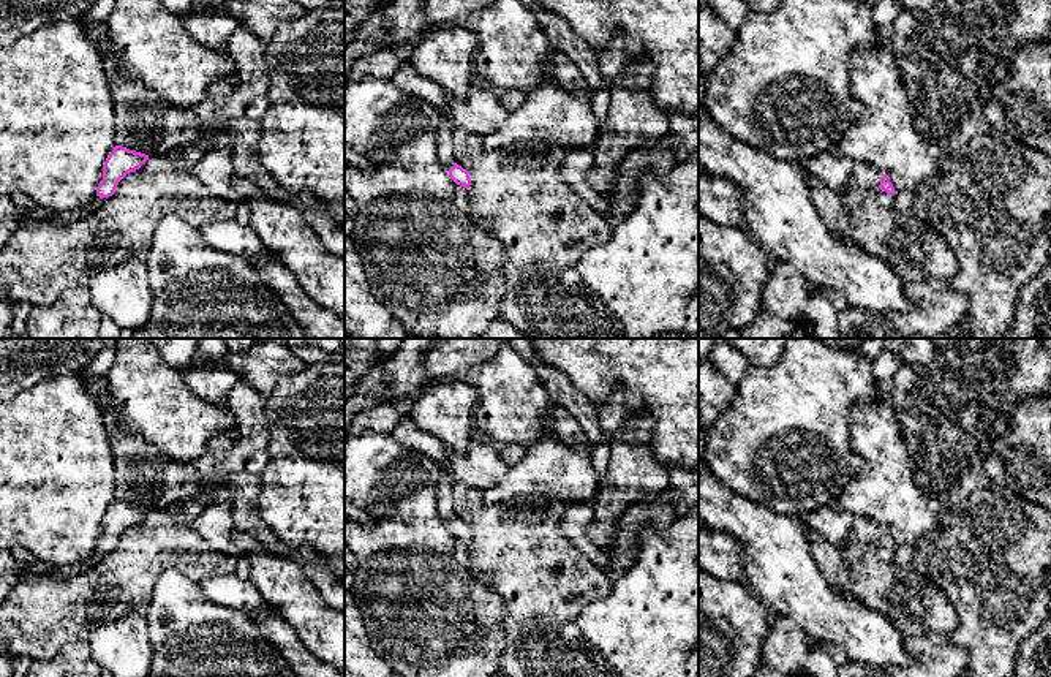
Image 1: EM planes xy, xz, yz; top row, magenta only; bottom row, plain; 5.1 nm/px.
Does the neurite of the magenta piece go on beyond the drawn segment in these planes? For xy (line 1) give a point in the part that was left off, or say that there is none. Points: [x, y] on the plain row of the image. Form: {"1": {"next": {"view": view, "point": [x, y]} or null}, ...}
{"1": {"next": {"view": "xy", "point": [97, 555]}}}

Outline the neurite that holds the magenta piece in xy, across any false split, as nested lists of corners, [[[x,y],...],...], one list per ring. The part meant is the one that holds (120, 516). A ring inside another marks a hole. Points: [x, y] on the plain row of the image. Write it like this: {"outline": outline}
{"outline": [[[115,500],[104,516],[103,535],[96,541],[96,549],[87,560],[92,563],[100,562],[106,552],[114,549],[119,536],[126,528],[139,524],[147,514],[149,509],[145,508]]]}

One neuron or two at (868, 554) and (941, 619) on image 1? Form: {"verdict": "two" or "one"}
{"verdict": "one"}

